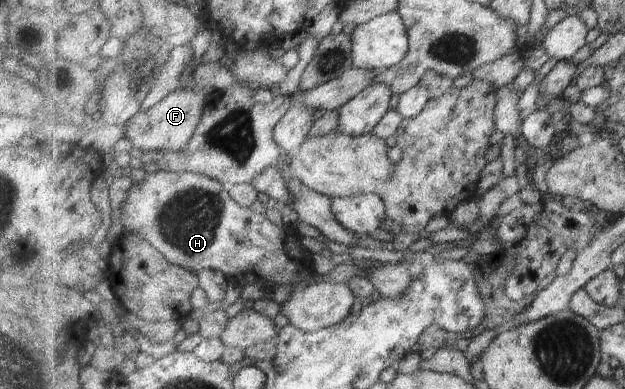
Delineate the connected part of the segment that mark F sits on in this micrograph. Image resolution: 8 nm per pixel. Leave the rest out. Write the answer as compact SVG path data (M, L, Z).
M195 86L193 89L195 90L177 88L148 110L137 112L126 126L123 126L123 137L132 143L133 149L139 148L146 152L182 150L196 132L207 102L206 91L196 89Z

